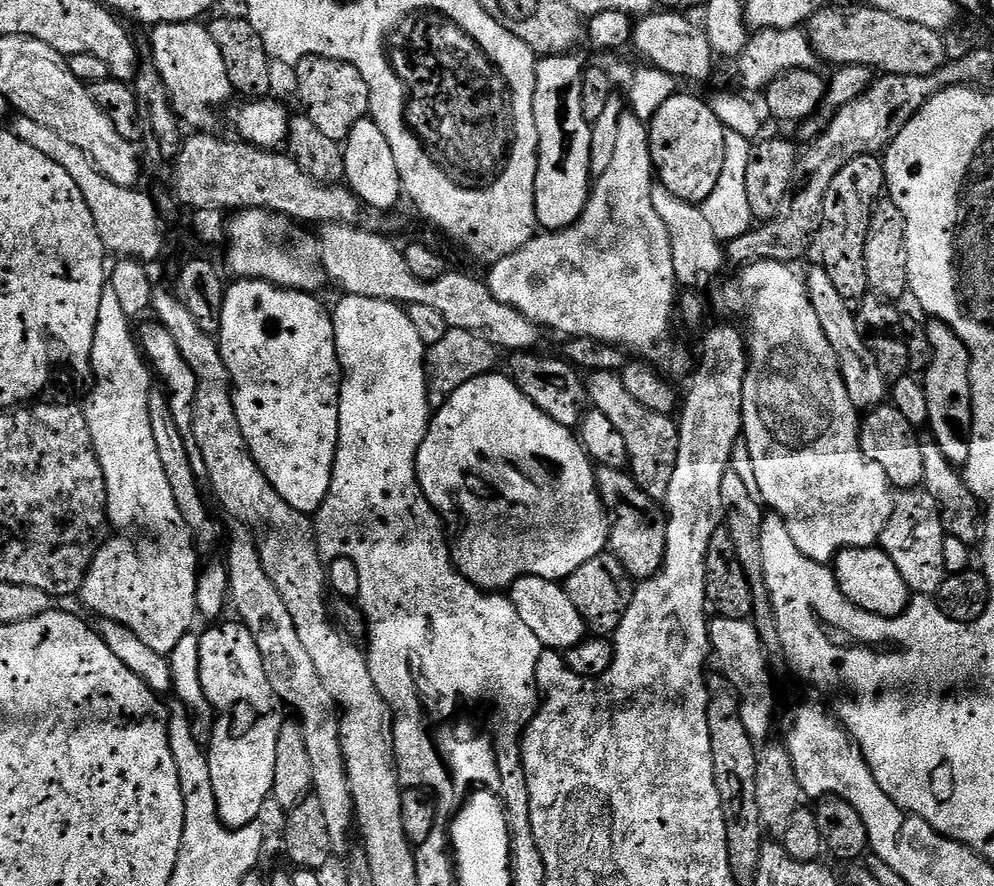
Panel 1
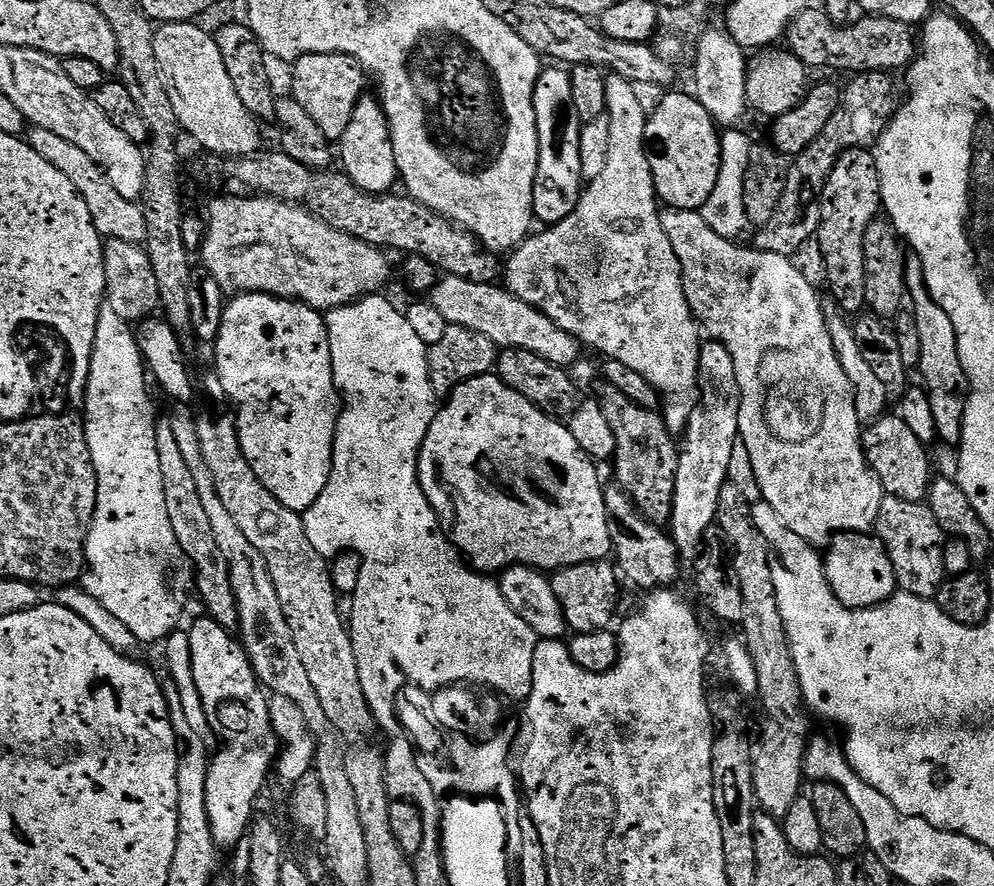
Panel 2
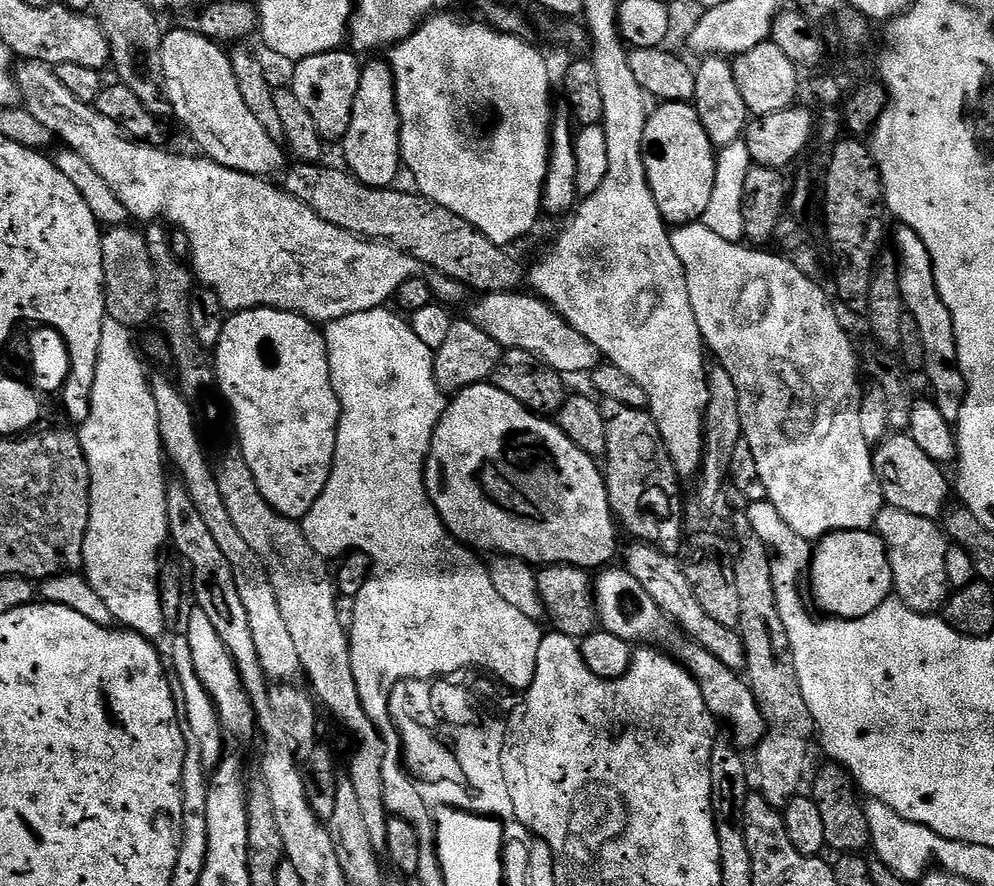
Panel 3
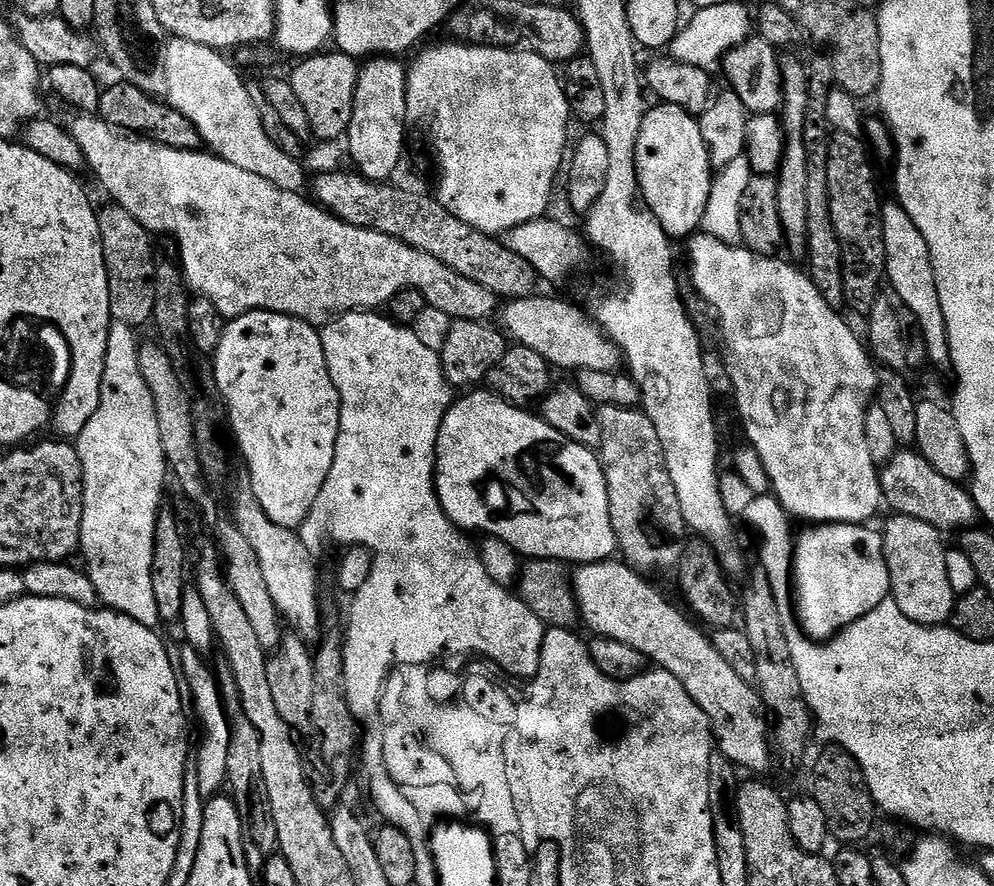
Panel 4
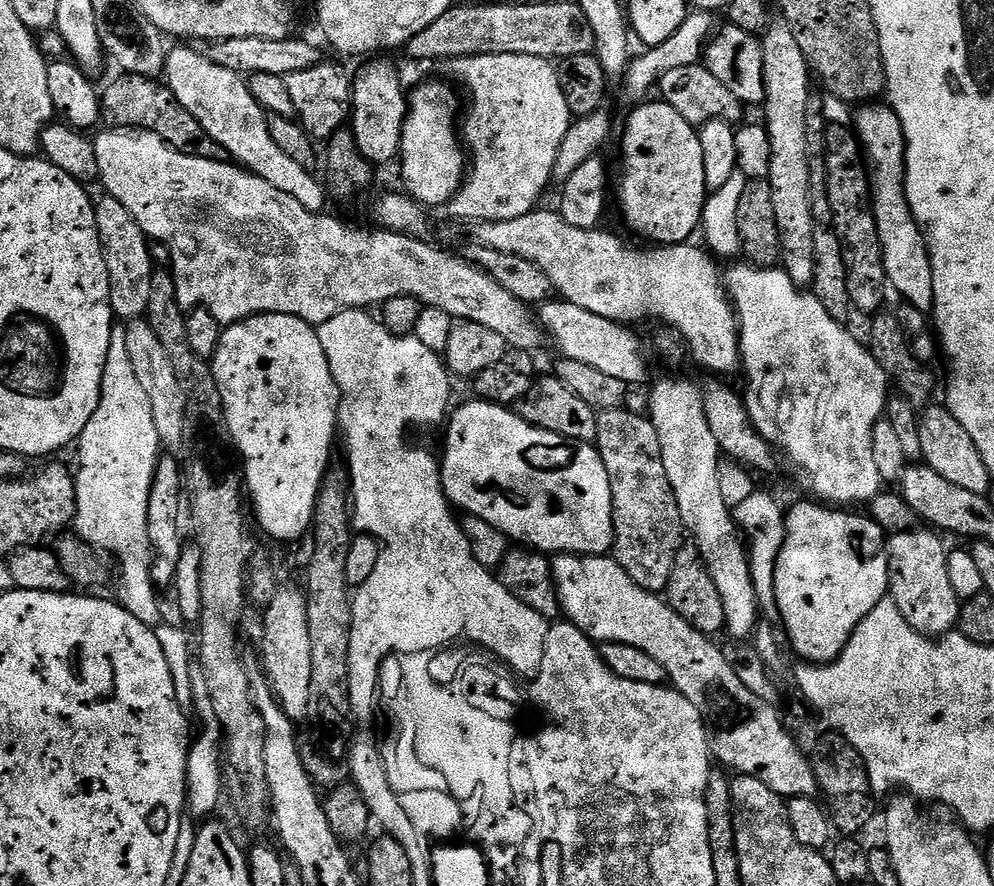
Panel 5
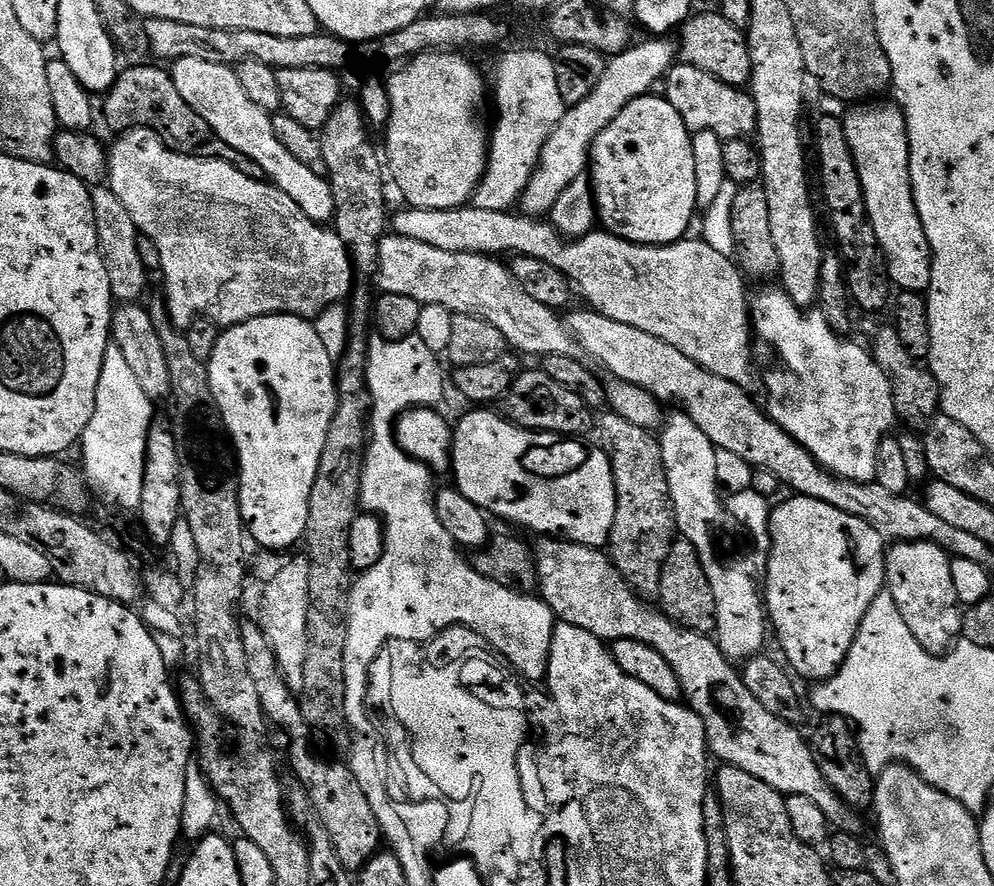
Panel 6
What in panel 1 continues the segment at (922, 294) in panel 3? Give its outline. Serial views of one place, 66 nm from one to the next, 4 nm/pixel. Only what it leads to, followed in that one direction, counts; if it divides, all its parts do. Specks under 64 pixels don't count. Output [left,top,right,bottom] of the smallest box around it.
[922,319,972,466]

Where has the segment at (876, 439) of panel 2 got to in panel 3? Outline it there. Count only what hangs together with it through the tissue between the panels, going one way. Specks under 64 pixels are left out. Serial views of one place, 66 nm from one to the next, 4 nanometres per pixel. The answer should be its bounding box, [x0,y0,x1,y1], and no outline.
[872,434,950,521]

